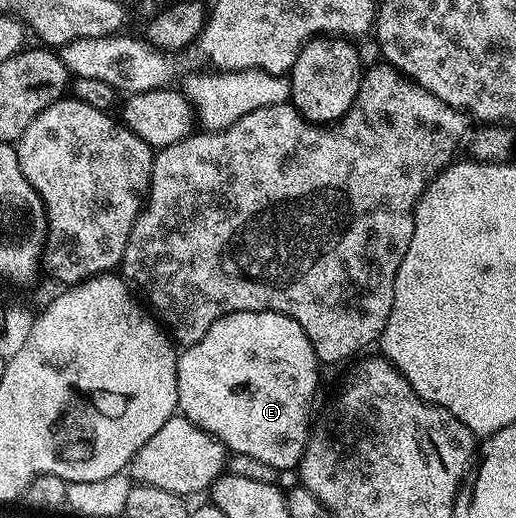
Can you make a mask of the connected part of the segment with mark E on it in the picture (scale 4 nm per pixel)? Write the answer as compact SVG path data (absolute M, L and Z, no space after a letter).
M240 311L219 317L199 341L177 356L177 405L180 414L215 436L234 455L255 457L279 473L298 466L311 434L309 410L317 395L317 354L299 321L274 311Z

